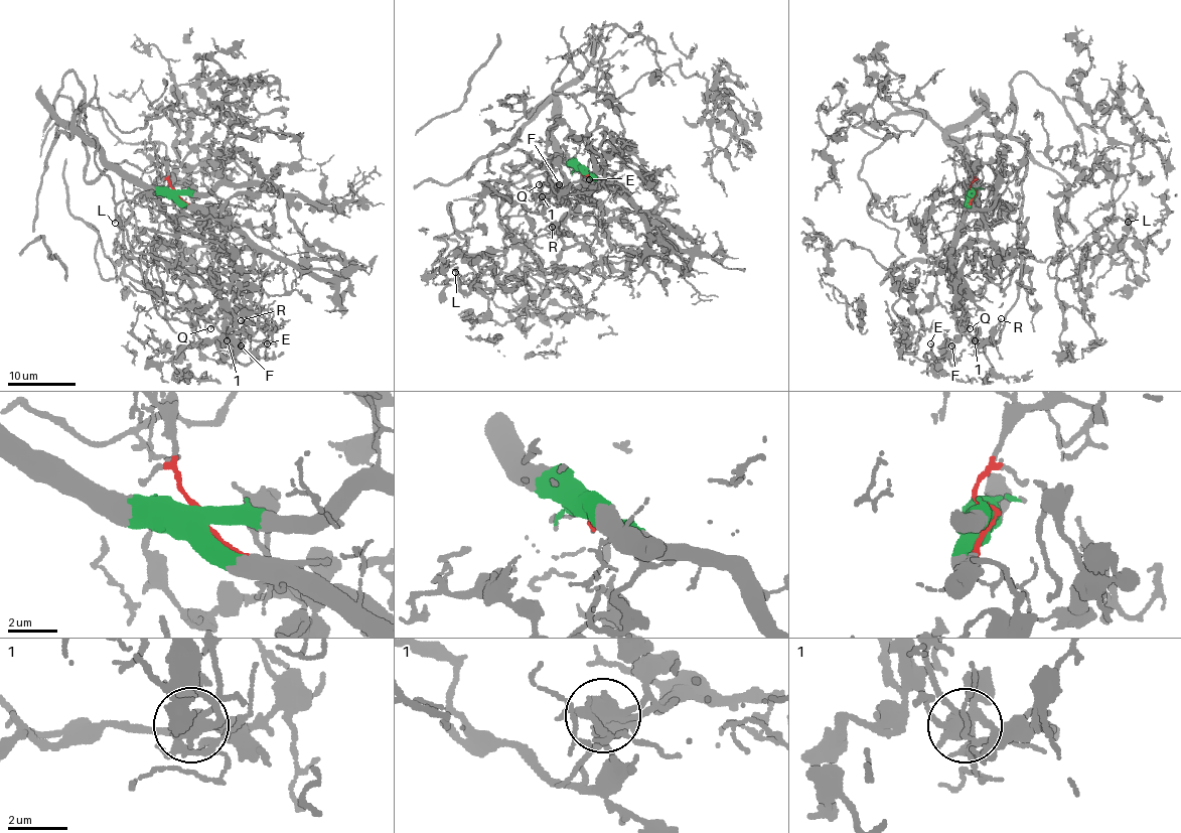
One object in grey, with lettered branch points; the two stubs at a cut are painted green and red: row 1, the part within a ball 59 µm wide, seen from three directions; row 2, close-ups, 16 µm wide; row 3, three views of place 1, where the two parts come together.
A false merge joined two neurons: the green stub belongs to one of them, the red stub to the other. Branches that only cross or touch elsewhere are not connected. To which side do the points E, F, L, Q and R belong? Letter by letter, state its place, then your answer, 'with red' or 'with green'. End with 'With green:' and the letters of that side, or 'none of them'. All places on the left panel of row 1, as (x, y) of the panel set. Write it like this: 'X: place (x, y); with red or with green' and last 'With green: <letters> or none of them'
E: place (267, 343); with red
F: place (241, 345); with red
L: place (115, 223); with red
Q: place (210, 328); with green
R: place (241, 320); with red
With green: Q

